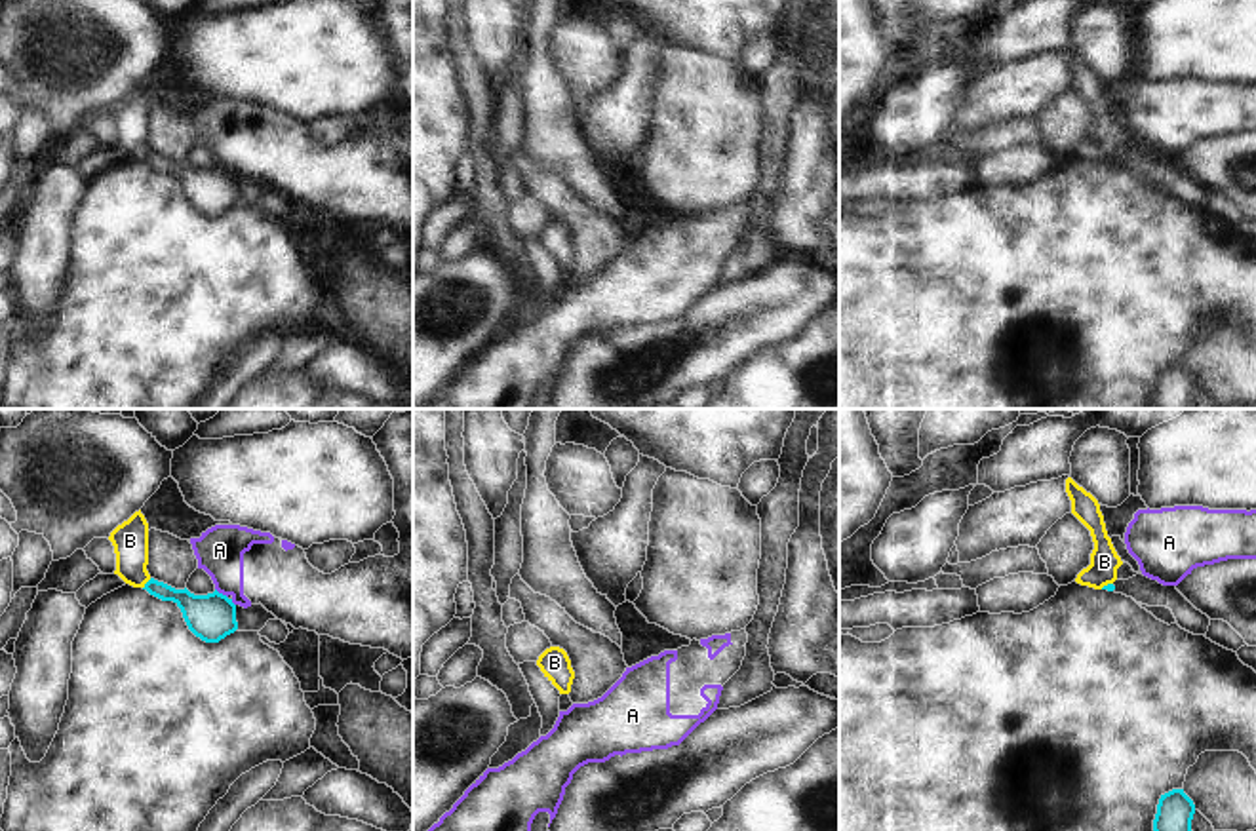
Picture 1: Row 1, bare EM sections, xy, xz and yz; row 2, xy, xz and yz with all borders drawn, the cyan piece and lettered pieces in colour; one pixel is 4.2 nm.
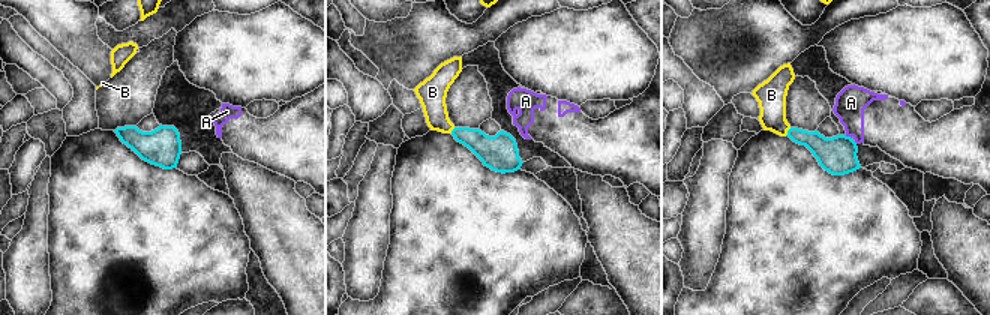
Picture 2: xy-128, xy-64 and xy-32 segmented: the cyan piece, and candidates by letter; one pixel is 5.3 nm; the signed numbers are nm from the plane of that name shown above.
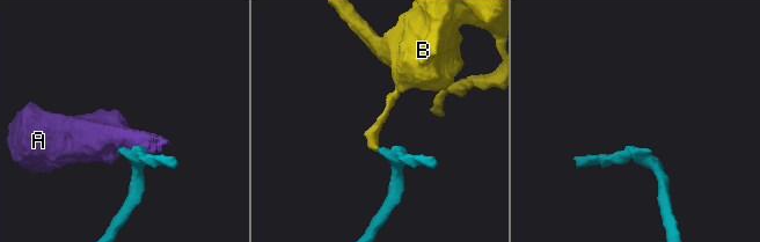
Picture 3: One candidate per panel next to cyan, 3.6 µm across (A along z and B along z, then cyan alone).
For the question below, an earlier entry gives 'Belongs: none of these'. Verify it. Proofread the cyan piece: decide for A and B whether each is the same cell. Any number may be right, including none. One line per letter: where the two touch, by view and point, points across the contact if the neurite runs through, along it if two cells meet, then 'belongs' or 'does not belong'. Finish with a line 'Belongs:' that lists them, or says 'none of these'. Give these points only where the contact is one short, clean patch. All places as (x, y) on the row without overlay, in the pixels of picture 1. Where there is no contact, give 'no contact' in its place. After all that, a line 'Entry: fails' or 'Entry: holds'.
A: meets cyan in xy at (221, 168); border along xy (215, 162), (227, 172); does not belong
B: meets cyan in xy at (145, 158); border along xy (151, 153), (143, 162); does not belong
Belongs: none of these
Entry: holds

